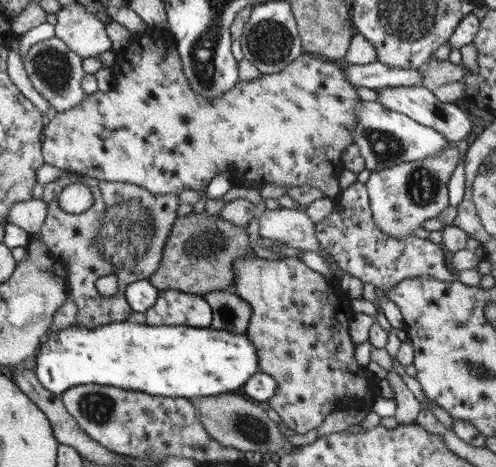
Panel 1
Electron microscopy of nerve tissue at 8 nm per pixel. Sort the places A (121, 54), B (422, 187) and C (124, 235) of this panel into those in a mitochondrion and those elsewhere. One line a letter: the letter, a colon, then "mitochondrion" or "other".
A: other
B: mitochondrion
C: mitochondrion

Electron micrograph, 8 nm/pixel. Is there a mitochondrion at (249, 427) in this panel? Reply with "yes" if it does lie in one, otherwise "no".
yes

